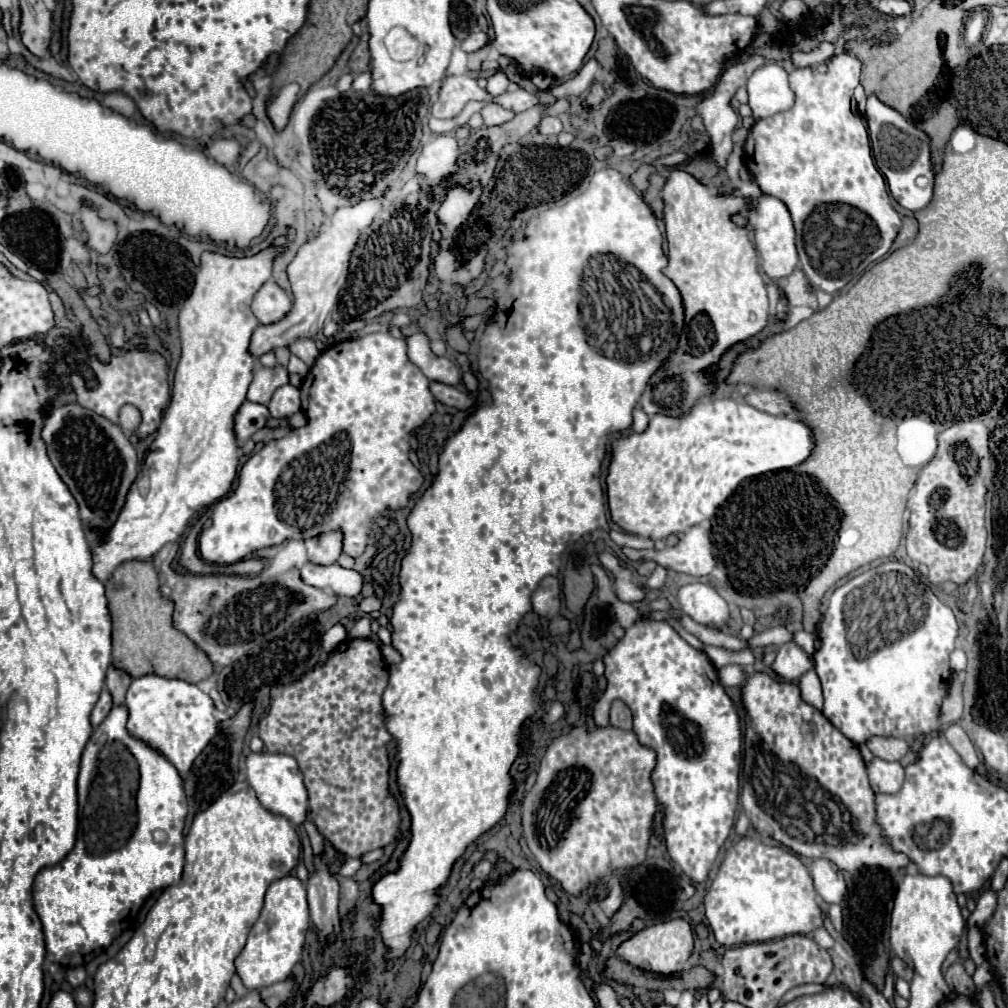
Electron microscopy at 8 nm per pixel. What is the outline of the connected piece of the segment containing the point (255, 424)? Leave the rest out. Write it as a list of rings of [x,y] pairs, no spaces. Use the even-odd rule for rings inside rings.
[[[252,401],[242,403],[242,407],[238,409],[238,415],[234,419],[234,431],[238,435],[238,441],[250,439],[258,429],[262,429],[266,425],[268,417],[270,417],[270,411],[266,405],[252,403]]]

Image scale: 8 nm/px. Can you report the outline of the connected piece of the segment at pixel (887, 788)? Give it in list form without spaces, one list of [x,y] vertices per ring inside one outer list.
[[[874,759],[868,765],[868,777],[876,793],[896,793],[904,783],[904,767],[898,761]]]

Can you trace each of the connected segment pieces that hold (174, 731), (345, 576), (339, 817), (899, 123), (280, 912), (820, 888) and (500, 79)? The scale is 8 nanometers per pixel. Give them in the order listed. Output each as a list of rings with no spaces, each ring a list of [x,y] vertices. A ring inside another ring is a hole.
[[[142,675],[132,679],[126,693],[126,707],[130,711],[128,731],[166,755],[182,777],[218,733],[218,721],[214,717],[216,707],[210,695],[180,679],[166,679],[160,675]]]
[[[306,563],[300,571],[302,571],[304,583],[310,583],[312,587],[318,587],[318,589],[330,587],[336,595],[358,597],[362,591],[362,585],[364,585],[362,573],[358,573],[356,569],[346,569],[338,563],[334,563],[334,565]]]
[[[352,639],[352,641],[344,641],[340,643],[330,659],[326,661],[326,665],[316,665],[310,673],[304,675],[304,679],[300,681],[294,681],[290,685],[278,685],[272,689],[272,703],[270,703],[270,713],[260,721],[260,739],[264,741],[266,749],[268,751],[274,751],[274,753],[286,753],[286,755],[292,755],[296,761],[298,761],[298,767],[306,779],[306,789],[308,789],[308,799],[310,799],[310,819],[316,823],[318,831],[332,843],[332,847],[336,847],[340,853],[348,855],[348,857],[360,857],[368,851],[374,851],[374,849],[380,849],[380,847],[386,847],[394,835],[396,835],[396,829],[400,825],[400,815],[398,815],[398,805],[396,801],[392,799],[392,795],[388,793],[388,769],[390,769],[390,763],[388,763],[388,751],[386,751],[386,743],[392,739],[390,733],[386,731],[384,727],[384,711],[382,711],[382,691],[386,689],[386,683],[388,683],[388,665],[386,661],[382,659],[380,655],[380,649],[374,641],[370,639]]]
[[[876,95],[868,97],[866,113],[870,141],[872,141],[872,153],[876,167],[888,181],[888,189],[892,197],[910,211],[924,209],[934,195],[934,169],[930,161],[930,137],[918,129],[910,119],[906,119],[902,113],[892,109],[890,105],[882,103]]]
[[[286,875],[270,883],[260,917],[252,925],[246,947],[236,959],[236,971],[242,983],[248,989],[262,989],[272,983],[284,981],[302,957],[308,927],[310,927],[310,915],[304,883],[296,875]]]
[[[814,859],[812,867],[810,867],[810,875],[814,879],[816,893],[826,903],[842,901],[842,897],[846,893],[846,883],[844,883],[844,877],[834,867],[834,863],[830,863],[828,859]]]
[[[496,73],[496,75],[492,75],[492,77],[488,79],[488,87],[486,87],[486,91],[488,91],[490,95],[502,95],[506,87],[508,87],[508,79],[506,79],[506,75],[504,75],[504,73]]]

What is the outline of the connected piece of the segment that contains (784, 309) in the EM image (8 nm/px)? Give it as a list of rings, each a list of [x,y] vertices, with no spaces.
[[[776,287],[776,291],[778,291],[778,303],[776,303],[774,319],[778,323],[786,323],[786,319],[788,319],[788,299],[786,299],[786,295],[778,287]]]

